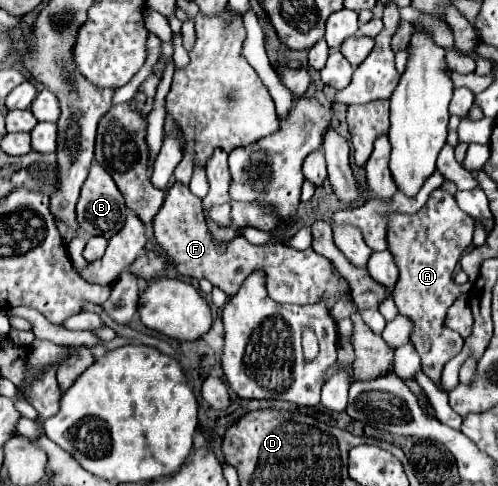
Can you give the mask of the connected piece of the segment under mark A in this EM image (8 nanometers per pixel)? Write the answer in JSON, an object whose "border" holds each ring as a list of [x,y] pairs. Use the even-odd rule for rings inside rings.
{"border":[[[436,188],[416,214],[390,214],[386,230],[388,250],[394,254],[396,266],[400,270],[392,298],[398,312],[414,320],[410,342],[416,346],[422,358],[422,372],[440,388],[444,364],[458,356],[464,344],[460,334],[444,328],[444,316],[456,298],[472,290],[473,284],[469,281],[463,285],[454,284],[452,274],[462,252],[472,242],[474,220],[470,214],[460,210],[452,194]]]}

